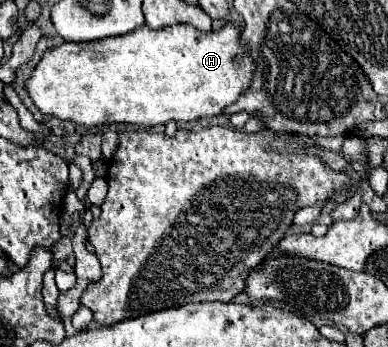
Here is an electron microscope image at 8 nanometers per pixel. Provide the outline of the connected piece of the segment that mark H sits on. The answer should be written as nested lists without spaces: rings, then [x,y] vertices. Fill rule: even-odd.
[[[226,22],[220,30],[210,32],[200,32],[190,24],[174,24],[162,30],[140,26],[124,36],[110,36],[104,40],[78,44],[66,42],[42,56],[34,74],[26,82],[26,88],[40,112],[60,120],[74,120],[82,126],[102,126],[112,122],[158,126],[170,120],[190,122],[220,116],[240,94],[250,90],[254,78],[254,60],[240,34],[242,28],[234,22]]]

